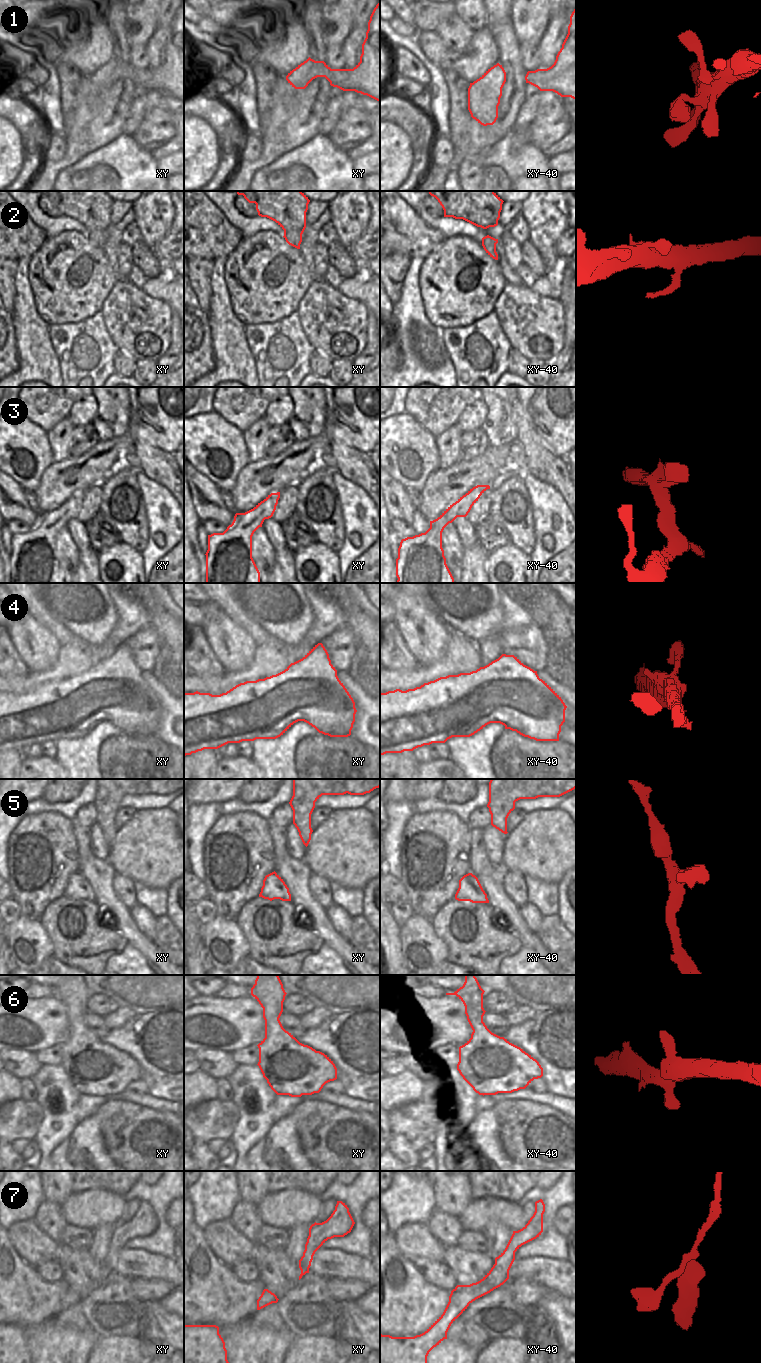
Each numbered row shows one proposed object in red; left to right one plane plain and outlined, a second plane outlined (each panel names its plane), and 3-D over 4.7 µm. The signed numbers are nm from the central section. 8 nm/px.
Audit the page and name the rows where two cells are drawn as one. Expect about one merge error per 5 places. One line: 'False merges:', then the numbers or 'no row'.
False merges: no row

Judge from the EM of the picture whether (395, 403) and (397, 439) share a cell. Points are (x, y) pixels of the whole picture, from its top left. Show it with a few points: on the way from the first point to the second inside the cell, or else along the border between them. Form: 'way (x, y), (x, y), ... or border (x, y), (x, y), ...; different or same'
border (405, 412), (393, 414), (390, 417); different

